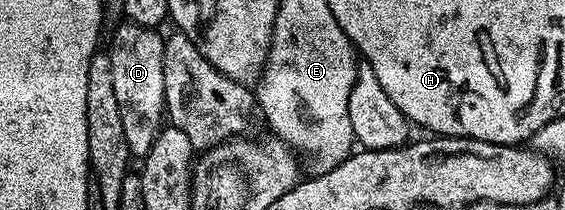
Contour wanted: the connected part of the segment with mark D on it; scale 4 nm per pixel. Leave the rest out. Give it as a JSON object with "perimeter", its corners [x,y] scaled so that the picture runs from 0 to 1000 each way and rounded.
{"perimeter":[[[212,100],[196,181],[196,300],[200,305],[200,438],[207,452],[207,514],[214,514],[214,610],[221,624],[221,686],[241,757],[258,752],[271,667],[292,581],[288,481],[288,205],[290,167],[280,138]]]}

